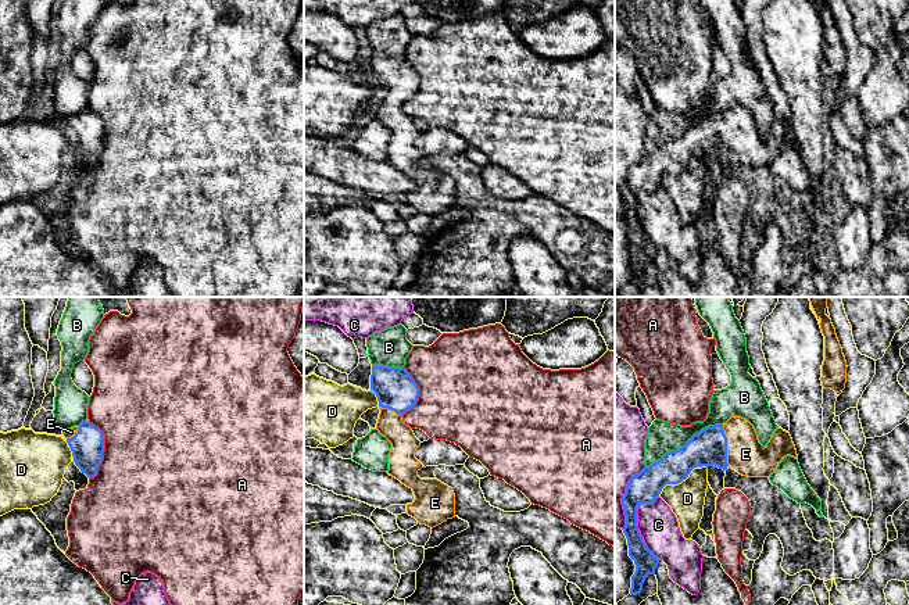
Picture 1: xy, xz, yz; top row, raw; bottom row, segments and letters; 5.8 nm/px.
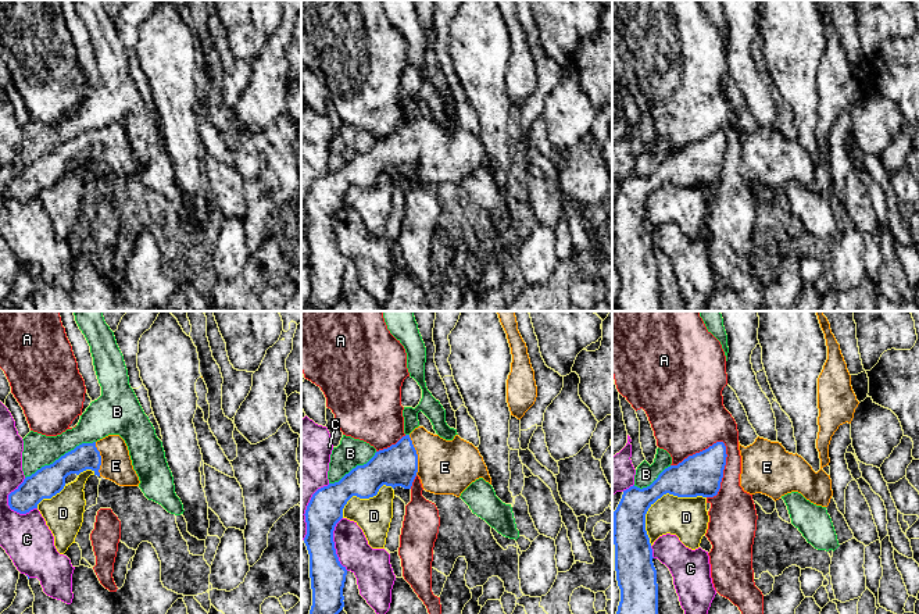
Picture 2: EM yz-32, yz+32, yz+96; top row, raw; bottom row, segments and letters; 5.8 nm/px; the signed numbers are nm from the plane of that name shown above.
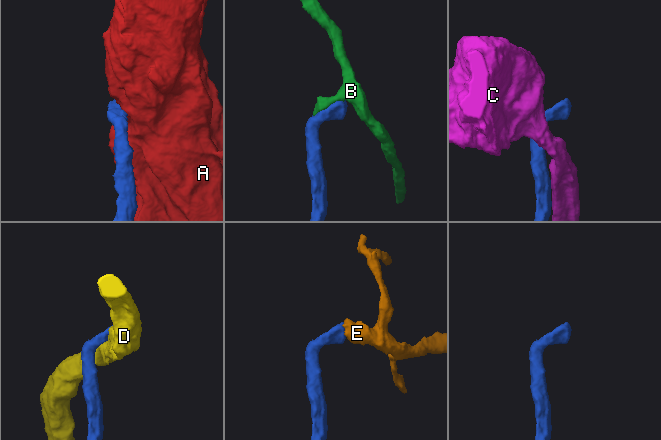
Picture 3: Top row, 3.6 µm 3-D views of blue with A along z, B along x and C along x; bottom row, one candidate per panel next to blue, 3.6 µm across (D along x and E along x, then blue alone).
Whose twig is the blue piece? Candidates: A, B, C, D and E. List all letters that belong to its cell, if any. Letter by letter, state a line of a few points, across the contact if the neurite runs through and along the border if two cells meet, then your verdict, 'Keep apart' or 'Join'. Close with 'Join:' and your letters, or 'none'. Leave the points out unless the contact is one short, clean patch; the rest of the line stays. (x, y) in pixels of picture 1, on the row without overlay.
A: Keep apart
B: Keep apart
C: Keep apart
D: Keep apart
E: Line: yz (708, 136), (726, 133), (736, 133), (745, 143). Join
Join: E

